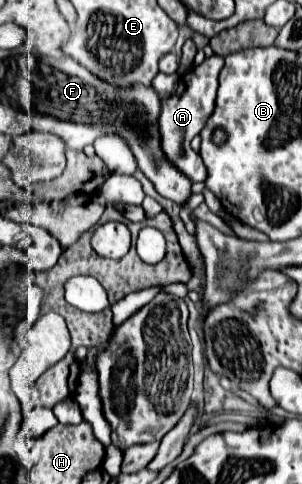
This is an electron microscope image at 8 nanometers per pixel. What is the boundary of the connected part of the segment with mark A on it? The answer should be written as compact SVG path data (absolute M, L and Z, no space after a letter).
M214 54L214 56L206 58L200 66L196 66L194 70L190 70L182 78L182 88L184 88L182 92L176 92L174 96L162 100L162 114L158 120L160 122L160 134L162 134L162 149L166 157L172 160L172 164L176 164L194 182L204 182L208 178L208 170L206 170L200 154L196 154L190 148L190 140L200 134L206 120L214 112L218 74L220 74L222 66L224 66L222 56Z

